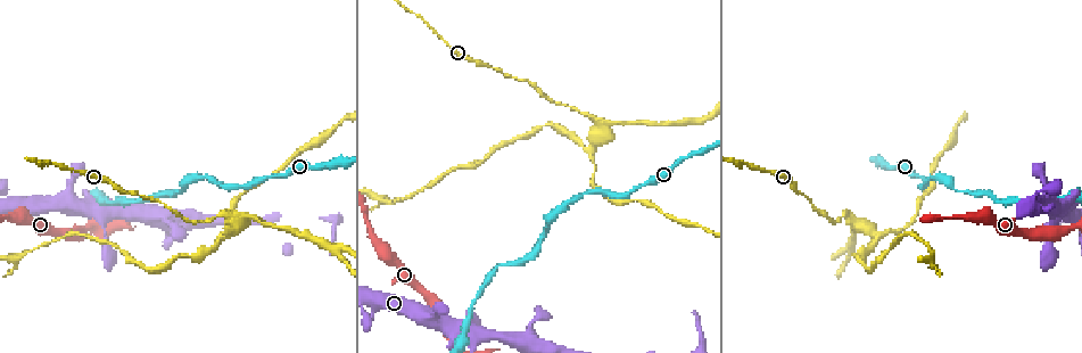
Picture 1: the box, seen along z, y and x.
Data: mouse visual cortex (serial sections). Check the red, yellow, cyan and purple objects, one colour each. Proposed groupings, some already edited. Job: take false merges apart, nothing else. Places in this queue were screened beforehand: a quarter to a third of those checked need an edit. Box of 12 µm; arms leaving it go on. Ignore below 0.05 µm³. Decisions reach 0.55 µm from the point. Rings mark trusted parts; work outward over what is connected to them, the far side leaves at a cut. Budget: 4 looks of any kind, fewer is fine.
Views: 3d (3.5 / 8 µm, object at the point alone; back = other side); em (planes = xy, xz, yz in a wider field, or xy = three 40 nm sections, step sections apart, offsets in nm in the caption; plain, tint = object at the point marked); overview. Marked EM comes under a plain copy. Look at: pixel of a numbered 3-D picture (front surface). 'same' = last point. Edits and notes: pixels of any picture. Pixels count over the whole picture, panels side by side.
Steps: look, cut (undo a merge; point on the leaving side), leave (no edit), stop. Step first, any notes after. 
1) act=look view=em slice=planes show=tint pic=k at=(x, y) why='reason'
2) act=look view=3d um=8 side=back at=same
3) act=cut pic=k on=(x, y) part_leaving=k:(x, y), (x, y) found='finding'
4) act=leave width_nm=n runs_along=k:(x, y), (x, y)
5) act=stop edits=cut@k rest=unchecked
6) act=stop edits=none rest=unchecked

act=look view=3d um=8 side=back pic=1 at=(103, 218) why='a narrow waist'

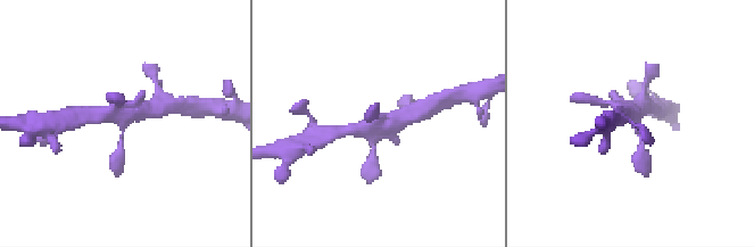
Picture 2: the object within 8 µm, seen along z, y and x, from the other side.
act=look view=em slice=xy step=1 show=tint pic=2 at=(380, 118) why='need the tissue'

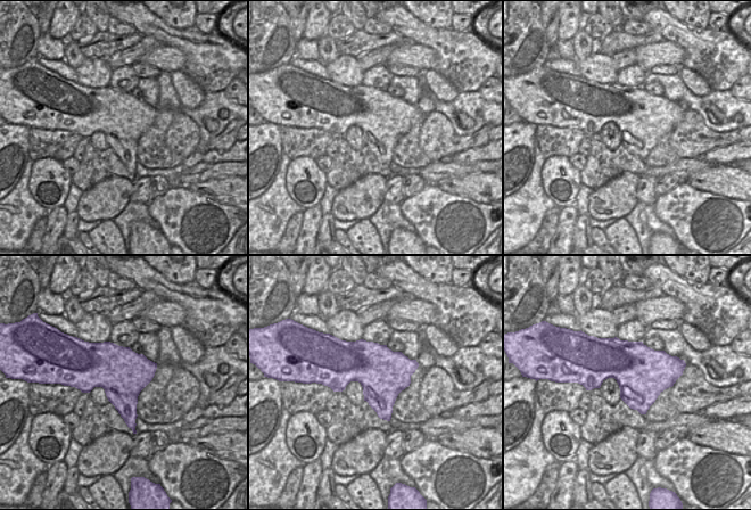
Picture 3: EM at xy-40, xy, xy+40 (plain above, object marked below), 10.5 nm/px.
act=leave found='continuous, no second cell'

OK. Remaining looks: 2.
act=look view=3d um=3.5 side=back pic=1 at=(234, 219) why='three-way junction'

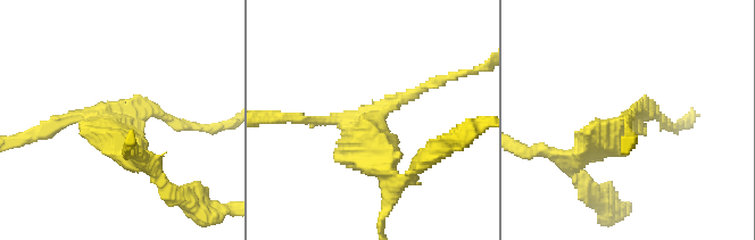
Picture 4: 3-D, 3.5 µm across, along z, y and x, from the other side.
act=look view=em slice=xy step=2 show=tint pic=4 at=(115, 124)

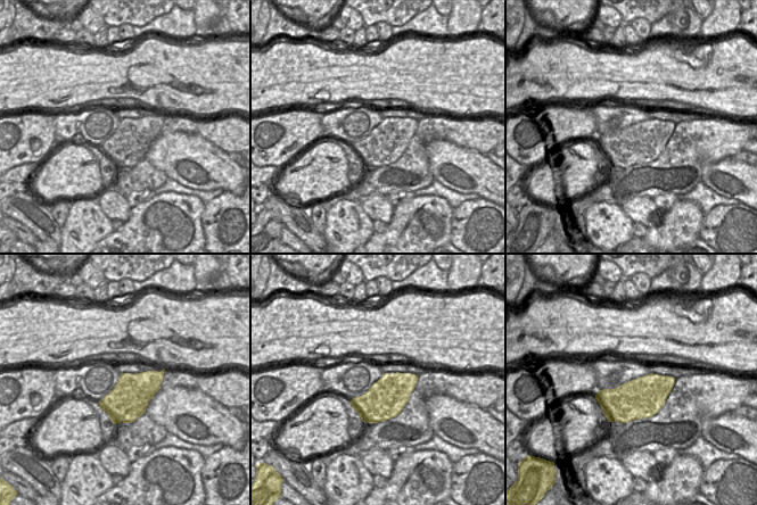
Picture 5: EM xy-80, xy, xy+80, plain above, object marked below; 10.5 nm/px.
act=cut pic=4 on=(92, 138) part_leaving=4:(113, 126), (162, 182) found='two cells meet here'

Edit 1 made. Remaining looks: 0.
act=stop edits=cut@4 rest=unchecked

